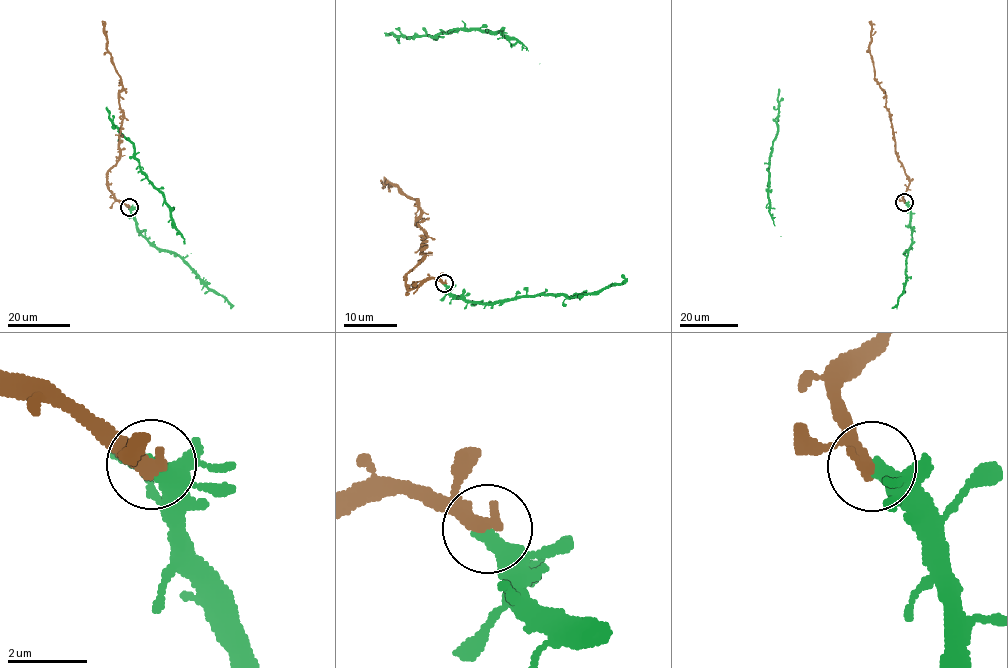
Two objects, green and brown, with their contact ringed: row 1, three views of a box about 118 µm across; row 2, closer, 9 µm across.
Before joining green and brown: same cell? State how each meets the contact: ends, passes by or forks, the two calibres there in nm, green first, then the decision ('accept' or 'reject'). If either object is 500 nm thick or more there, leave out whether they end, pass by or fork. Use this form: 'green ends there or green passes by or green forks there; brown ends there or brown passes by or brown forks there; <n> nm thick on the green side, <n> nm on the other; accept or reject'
green ends there; brown ends there; 440 nm thick on the green side, 400 nm on the other; accept

